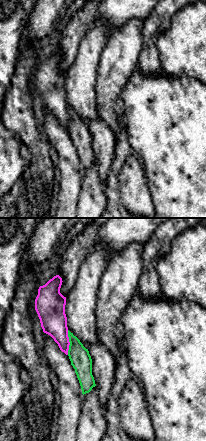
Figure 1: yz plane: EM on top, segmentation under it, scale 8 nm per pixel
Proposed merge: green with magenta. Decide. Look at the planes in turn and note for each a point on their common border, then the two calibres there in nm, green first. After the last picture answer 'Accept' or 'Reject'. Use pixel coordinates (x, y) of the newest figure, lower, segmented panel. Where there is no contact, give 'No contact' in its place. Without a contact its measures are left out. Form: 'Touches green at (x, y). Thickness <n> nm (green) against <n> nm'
Touches green at (69, 341). Thickness 160 nm (green) against 220 nm

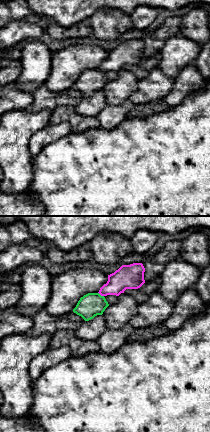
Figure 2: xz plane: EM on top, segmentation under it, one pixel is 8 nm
Touches green at (100, 295). Thickness 190 nm (green) against 180 nm

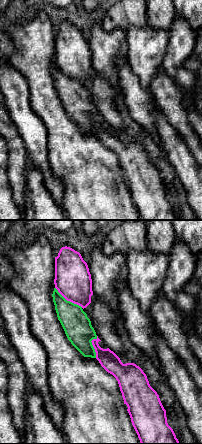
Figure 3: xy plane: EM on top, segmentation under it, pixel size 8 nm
Touches green at (68, 301). Thickness 220 nm (green) against 300 nm

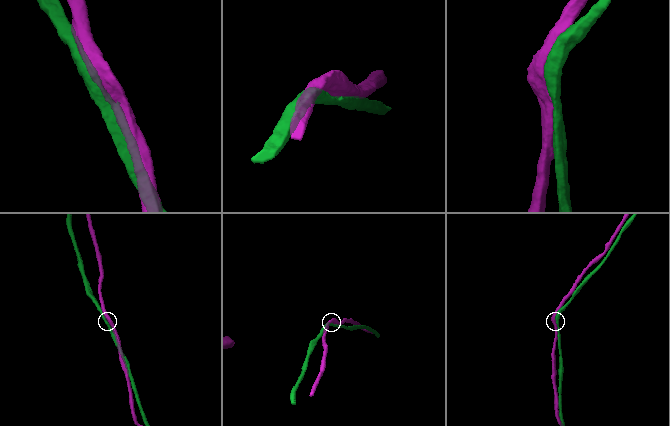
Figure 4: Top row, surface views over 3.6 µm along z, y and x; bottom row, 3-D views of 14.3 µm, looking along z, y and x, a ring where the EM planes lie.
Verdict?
Reject

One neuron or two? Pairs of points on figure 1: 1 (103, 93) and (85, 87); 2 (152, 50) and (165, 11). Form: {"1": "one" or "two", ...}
{"1": "two", "2": "one"}

